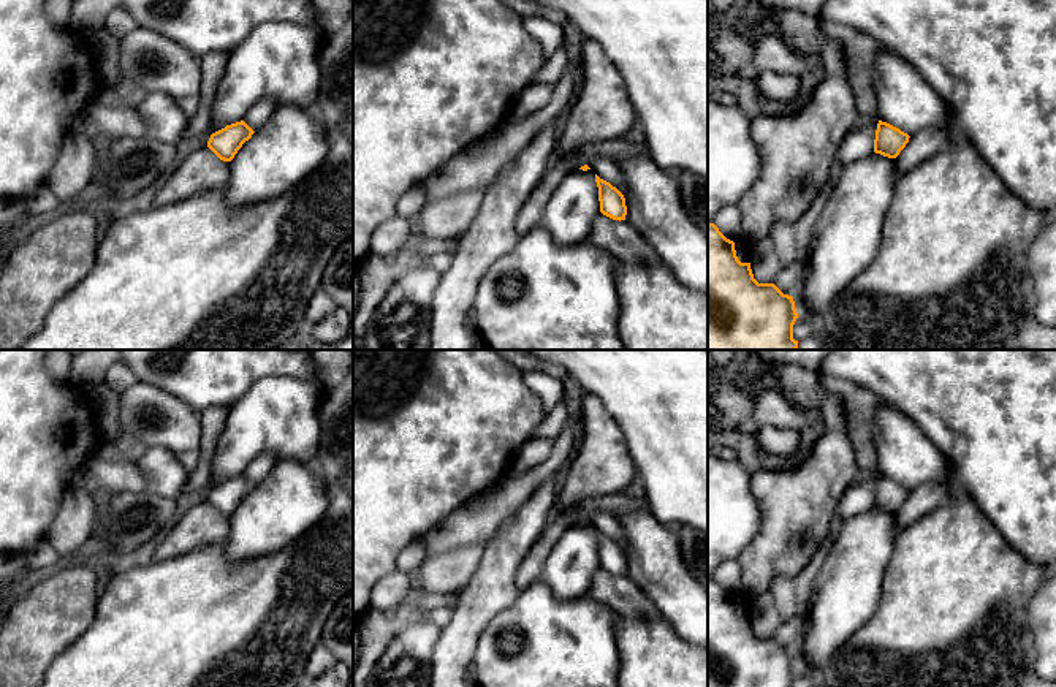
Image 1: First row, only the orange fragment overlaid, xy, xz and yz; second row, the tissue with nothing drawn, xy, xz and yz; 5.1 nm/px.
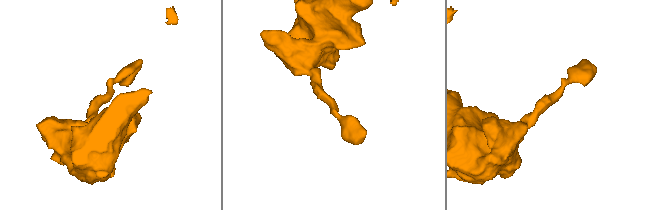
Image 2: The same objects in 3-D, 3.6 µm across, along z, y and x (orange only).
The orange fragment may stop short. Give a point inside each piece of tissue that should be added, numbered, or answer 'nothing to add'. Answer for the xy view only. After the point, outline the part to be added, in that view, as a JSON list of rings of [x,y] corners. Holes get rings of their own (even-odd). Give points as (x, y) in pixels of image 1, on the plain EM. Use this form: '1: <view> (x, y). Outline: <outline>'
nothing to add

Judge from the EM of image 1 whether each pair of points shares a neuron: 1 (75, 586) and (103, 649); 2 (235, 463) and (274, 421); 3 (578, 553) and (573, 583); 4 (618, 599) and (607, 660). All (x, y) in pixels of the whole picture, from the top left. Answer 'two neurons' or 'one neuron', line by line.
1: two neurons
2: one neuron
3: one neuron
4: two neurons

